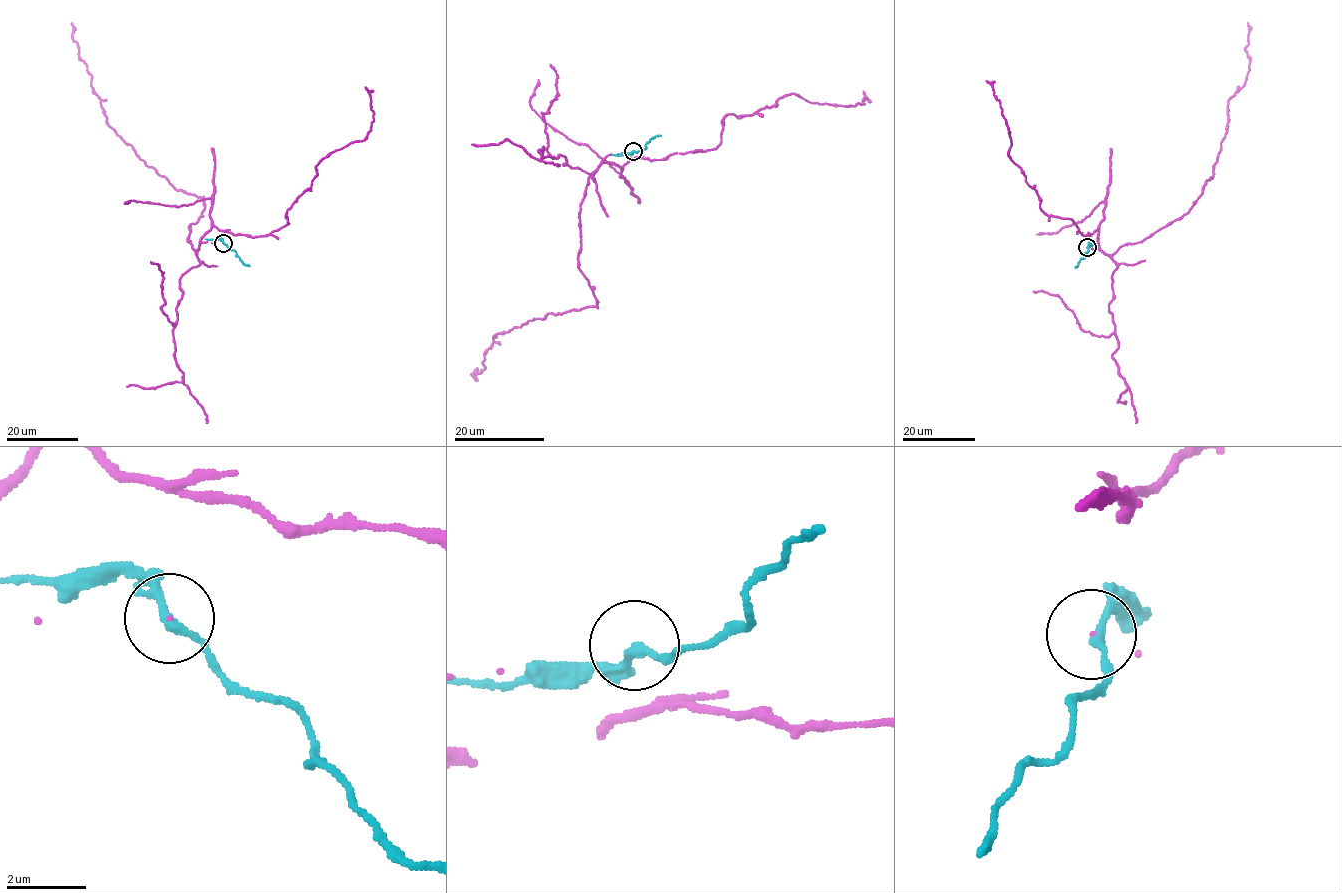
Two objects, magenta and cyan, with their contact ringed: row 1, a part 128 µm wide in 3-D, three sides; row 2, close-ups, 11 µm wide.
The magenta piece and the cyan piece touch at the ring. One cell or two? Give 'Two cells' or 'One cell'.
Two cells

